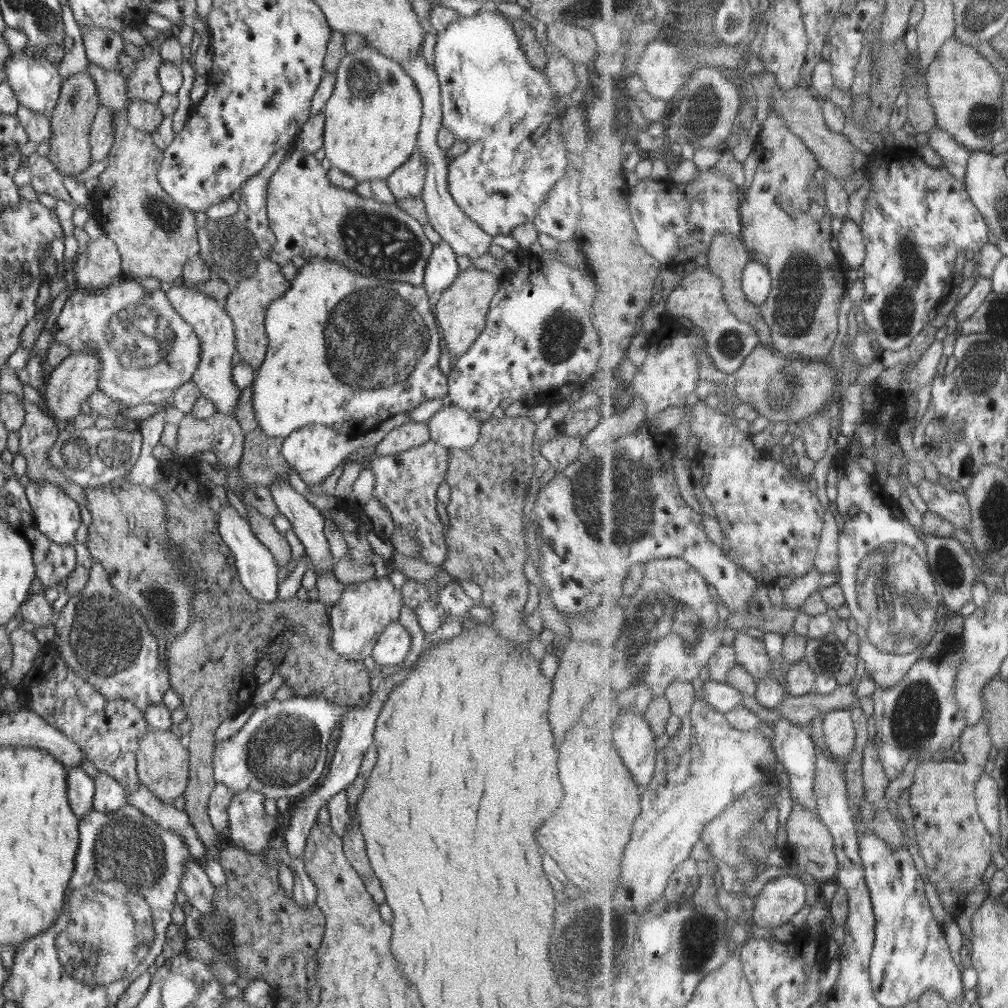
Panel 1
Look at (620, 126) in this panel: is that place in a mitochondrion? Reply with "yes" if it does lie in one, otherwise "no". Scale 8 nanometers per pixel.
no

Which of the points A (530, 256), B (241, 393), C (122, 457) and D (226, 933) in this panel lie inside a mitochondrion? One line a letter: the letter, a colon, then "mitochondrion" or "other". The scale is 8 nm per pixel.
A: other
B: other
C: mitochondrion
D: mitochondrion

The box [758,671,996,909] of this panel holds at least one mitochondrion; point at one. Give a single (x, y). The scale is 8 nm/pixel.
(914, 720)

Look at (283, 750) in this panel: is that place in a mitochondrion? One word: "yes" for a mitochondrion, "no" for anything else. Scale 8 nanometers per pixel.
yes

